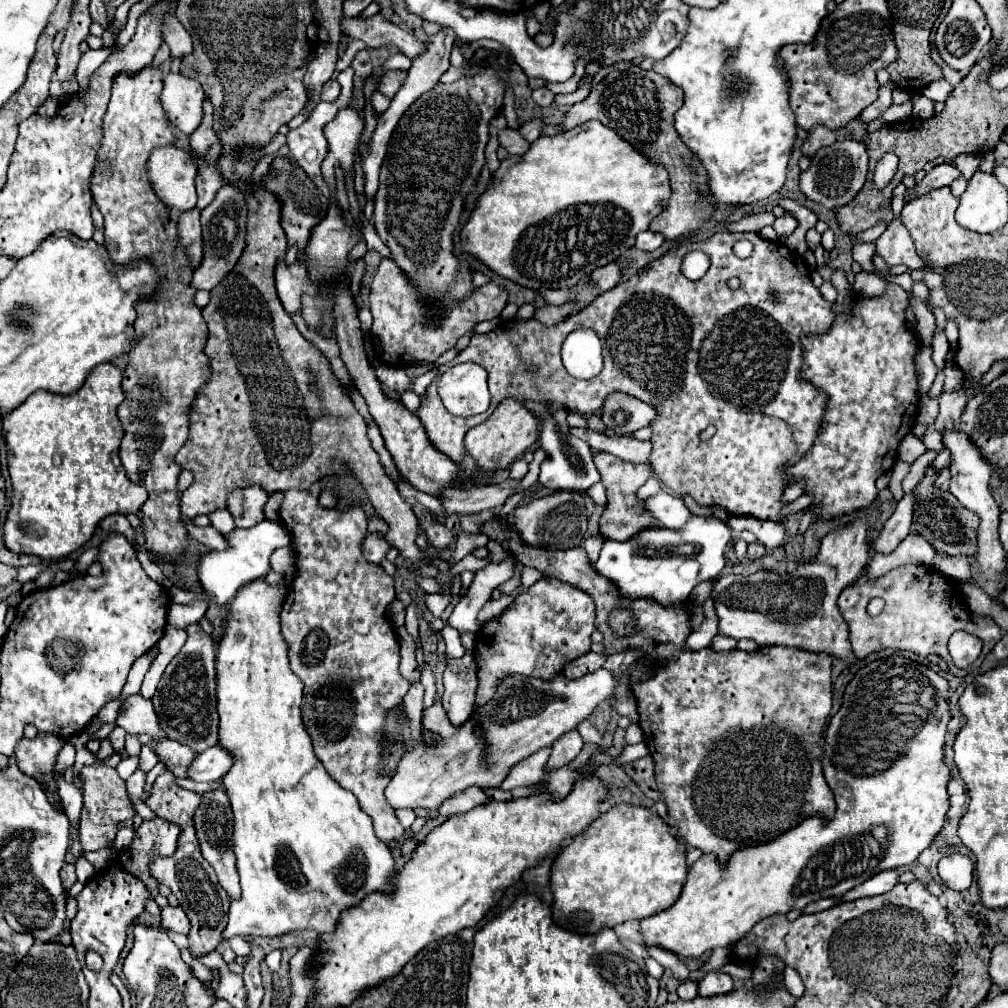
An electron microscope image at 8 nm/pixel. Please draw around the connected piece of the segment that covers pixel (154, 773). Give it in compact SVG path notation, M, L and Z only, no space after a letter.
M158 763L158 765L156 765L156 767L152 769L152 771L148 771L148 773L146 773L146 785L144 793L142 795L143 802L145 802L146 799L148 798L151 786L154 783L154 779L156 779L156 777L158 777L158 775L162 773L162 769L164 769L164 763Z

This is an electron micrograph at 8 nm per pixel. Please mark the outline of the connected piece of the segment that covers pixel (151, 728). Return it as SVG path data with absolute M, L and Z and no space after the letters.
M140 693L130 695L122 701L120 717L116 717L116 725L122 727L126 733L134 733L134 735L148 733L152 741L164 739L164 731L154 713L152 701L144 699Z

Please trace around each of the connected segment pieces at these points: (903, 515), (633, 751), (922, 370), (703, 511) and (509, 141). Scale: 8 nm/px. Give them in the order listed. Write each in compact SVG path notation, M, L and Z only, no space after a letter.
M906 493L904 499L898 503L896 511L892 513L892 517L884 523L880 537L872 541L872 547L876 553L892 553L902 539L908 537L910 527L912 527L912 515L914 515L914 503L916 503L916 495Z
M638 743L638 745L626 745L626 747L624 747L624 753L622 753L622 757L620 757L618 761L628 763L628 761L636 761L636 759L646 757L646 755L648 755L648 747L646 747L644 743Z
M922 347L916 355L916 373L918 373L918 383L920 383L920 395L926 395L930 389L932 381L936 379L938 367L932 361L932 347Z
M690 495L683 497L685 505L691 510L693 515L710 516L712 515L711 507L698 505Z
M504 129L502 133L498 133L498 143L510 153L510 155L524 155L530 147L530 143L520 137L518 131L512 131L512 129Z

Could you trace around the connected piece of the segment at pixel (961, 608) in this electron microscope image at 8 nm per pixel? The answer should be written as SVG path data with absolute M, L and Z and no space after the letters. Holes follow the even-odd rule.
M926 565L896 567L874 583L870 583L866 575L862 575L856 585L842 591L838 599L838 607L850 627L850 643L858 659L864 659L870 653L880 651L880 649L908 649L922 657L934 653L934 655L940 655L948 663L948 669L952 675L964 677L968 669L954 667L952 657L948 655L946 643L950 635L954 631L966 631L966 633L980 637L983 648L976 661L976 667L1002 639L1002 629L996 625L996 621L992 621L992 617L972 613L962 603L958 581ZM872 597L882 597L886 601L886 607L878 617L870 617L866 611L866 605Z

